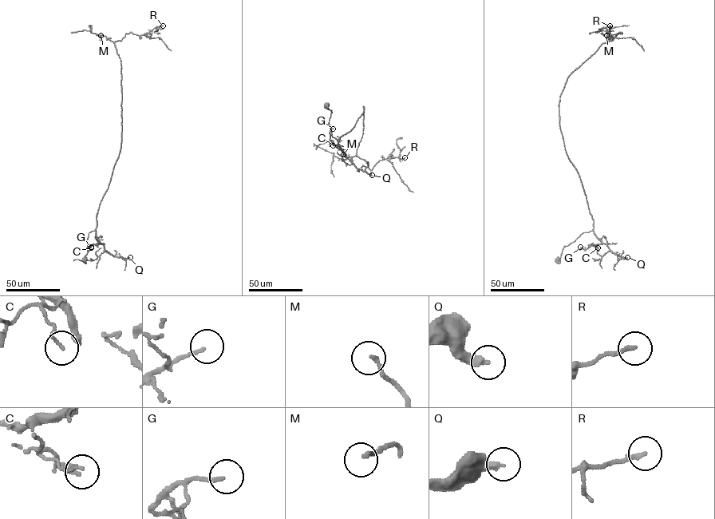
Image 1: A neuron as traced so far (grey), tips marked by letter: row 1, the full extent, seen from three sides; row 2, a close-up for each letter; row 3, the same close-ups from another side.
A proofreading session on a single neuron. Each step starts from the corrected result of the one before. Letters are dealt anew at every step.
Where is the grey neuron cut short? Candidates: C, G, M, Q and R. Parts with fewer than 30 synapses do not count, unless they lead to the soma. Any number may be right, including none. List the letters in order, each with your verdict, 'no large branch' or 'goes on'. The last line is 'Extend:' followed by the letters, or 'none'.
C: no large branch
G: no large branch
M: no large branch
Q: goes on
R: no large branch
Extend: Q

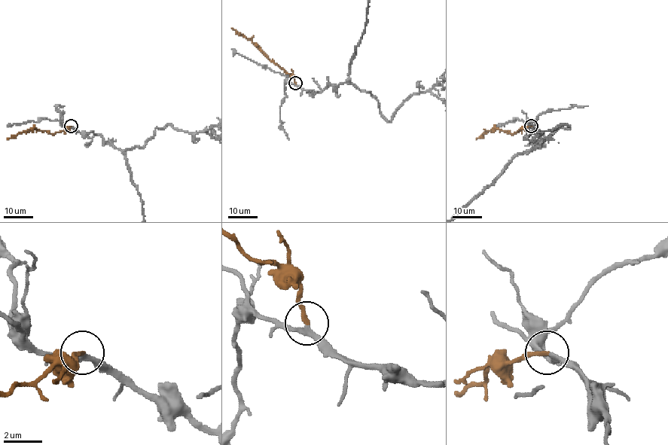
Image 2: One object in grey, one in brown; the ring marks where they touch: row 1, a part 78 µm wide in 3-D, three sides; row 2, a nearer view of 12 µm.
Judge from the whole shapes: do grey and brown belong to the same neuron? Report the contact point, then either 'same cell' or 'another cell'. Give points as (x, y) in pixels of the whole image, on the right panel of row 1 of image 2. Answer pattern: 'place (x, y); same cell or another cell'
place (531, 126); same cell

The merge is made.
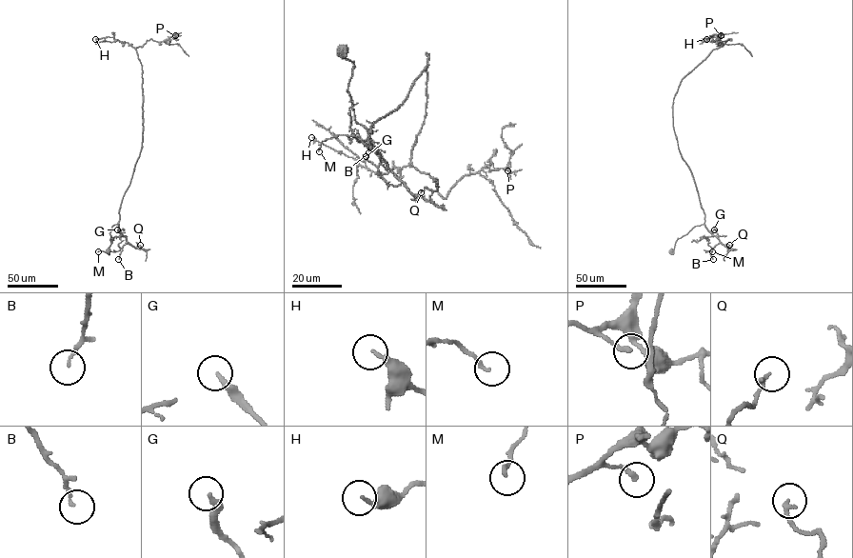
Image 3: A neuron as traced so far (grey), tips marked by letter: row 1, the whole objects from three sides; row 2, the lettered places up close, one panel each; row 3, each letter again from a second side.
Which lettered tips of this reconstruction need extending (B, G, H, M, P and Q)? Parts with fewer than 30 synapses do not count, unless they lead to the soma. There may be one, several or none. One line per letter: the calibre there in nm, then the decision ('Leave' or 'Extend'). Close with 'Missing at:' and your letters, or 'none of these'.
B: Thickness 130 nm. Leave
G: Thickness 280 nm. Leave
H: Thickness 180 nm. Leave
M: Thickness 160 nm. Leave
P: Thickness 200 nm. Leave
Q: Thickness 170 nm. Leave
Missing at: none of these

